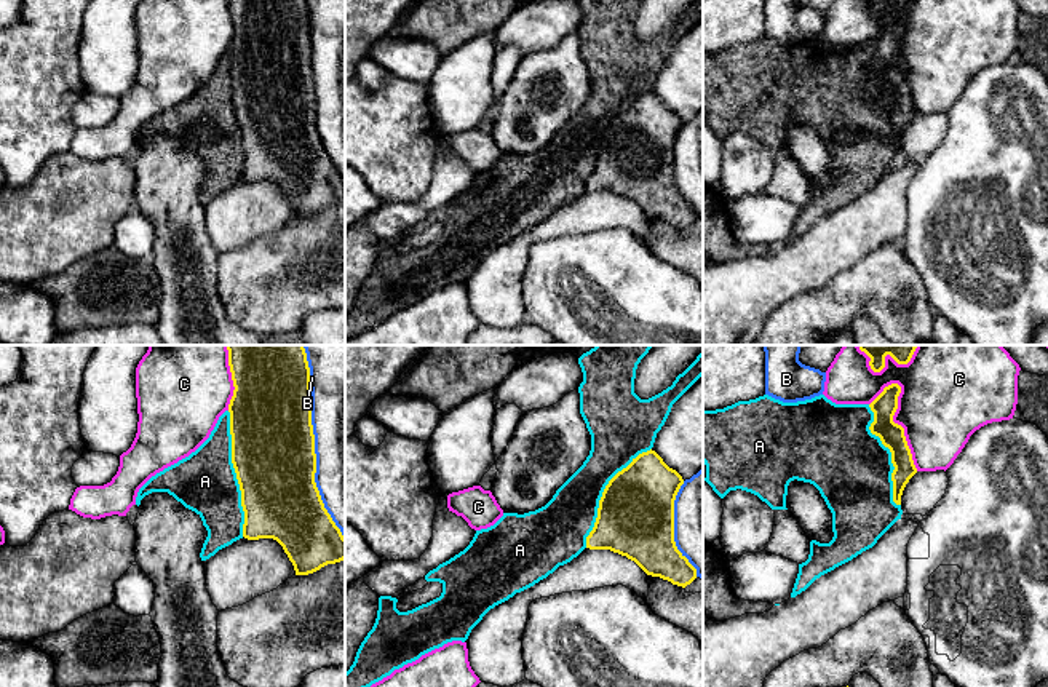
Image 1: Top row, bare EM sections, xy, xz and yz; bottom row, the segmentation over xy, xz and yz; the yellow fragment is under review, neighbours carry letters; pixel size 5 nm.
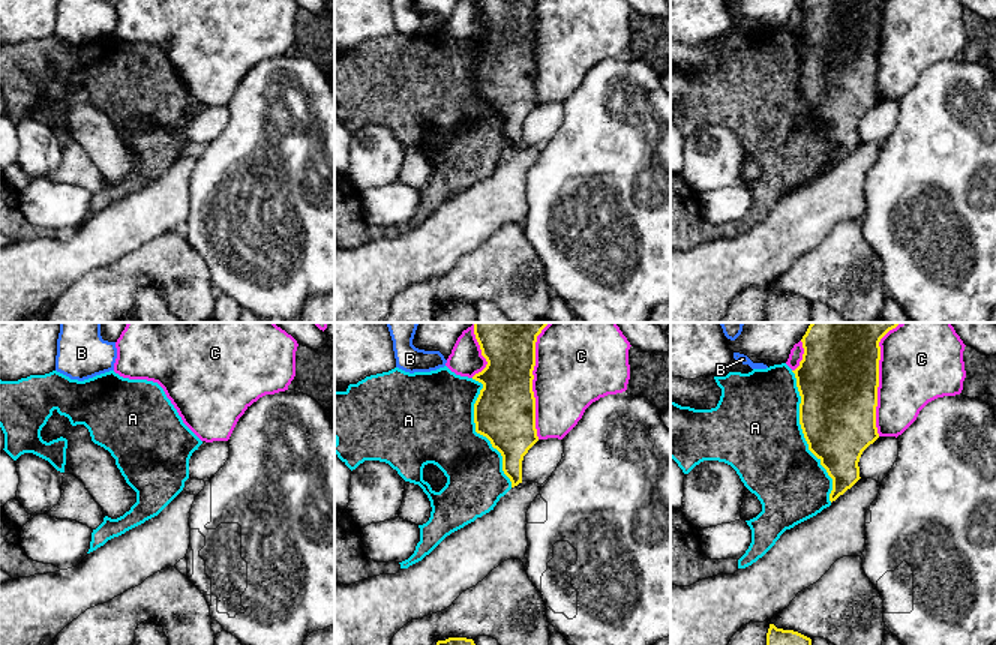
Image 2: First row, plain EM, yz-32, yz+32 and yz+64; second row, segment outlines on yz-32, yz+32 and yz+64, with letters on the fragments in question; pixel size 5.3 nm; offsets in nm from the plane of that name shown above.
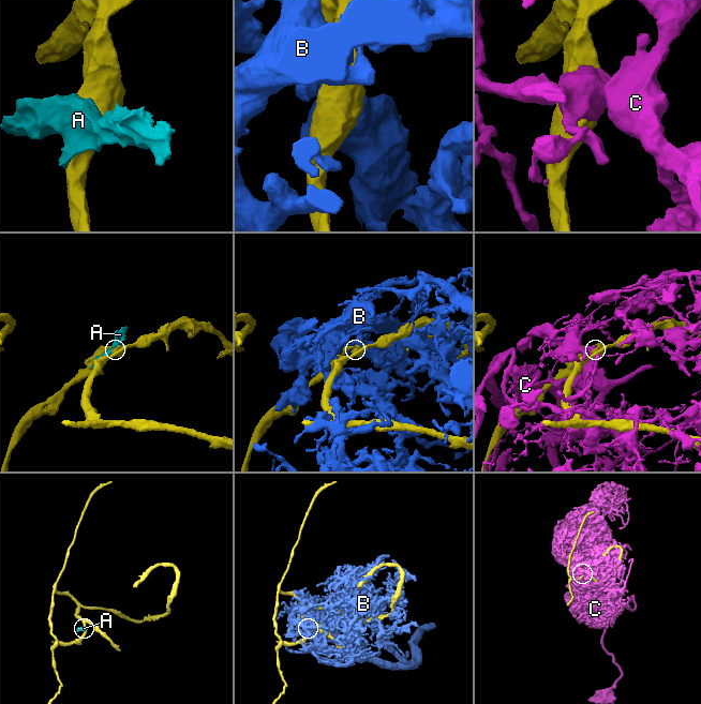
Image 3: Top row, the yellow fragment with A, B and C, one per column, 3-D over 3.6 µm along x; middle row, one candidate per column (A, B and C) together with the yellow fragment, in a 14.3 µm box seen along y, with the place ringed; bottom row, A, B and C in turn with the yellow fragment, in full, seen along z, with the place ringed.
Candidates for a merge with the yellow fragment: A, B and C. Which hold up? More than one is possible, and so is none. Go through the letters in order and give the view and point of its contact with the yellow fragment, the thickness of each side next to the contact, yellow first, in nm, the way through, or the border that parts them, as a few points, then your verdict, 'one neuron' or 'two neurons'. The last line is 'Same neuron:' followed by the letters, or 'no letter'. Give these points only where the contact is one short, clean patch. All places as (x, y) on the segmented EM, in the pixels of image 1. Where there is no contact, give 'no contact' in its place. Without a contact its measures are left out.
A: contact xy (235, 472); calibres 420 and 320 nm; two neurons
B: contact xy (313, 443); calibres 420 and 340 nm; two neurons
C: contact yz (897, 424); calibres 130 and 440 nm; two neurons
Same neuron: no letter

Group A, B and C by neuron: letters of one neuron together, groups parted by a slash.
A / B / C

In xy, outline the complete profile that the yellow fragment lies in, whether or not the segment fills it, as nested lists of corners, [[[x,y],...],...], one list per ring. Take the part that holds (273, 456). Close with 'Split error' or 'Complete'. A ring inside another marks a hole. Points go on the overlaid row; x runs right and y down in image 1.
[[[227,345],[233,380],[228,404],[232,463],[244,511],[243,537],[276,540],[294,566],[296,575],[308,575],[345,559],[345,537],[324,508],[315,482],[316,454],[312,425],[310,367],[304,345]]]. Complete

